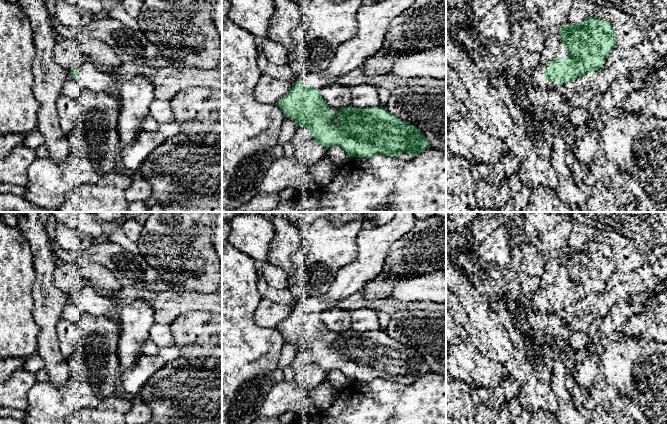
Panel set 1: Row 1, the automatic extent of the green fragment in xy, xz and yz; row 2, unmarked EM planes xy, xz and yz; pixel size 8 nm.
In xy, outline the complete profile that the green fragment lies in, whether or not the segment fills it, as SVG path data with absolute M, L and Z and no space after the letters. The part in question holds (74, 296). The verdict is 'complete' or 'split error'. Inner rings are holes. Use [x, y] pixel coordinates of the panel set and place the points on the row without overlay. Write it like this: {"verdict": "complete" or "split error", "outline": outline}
{"verdict": "split error", "outline": "M93 287L77 289L71 293L69 300L76 304L84 313L106 316L115 307L115 302L95 292Z"}

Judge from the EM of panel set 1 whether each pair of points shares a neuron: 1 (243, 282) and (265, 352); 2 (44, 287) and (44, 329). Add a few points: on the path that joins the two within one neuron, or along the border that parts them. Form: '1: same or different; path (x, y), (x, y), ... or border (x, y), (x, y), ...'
1: same; path (243, 299), (243, 330), (248, 335)
2: same; path (44, 297), (44, 319)

